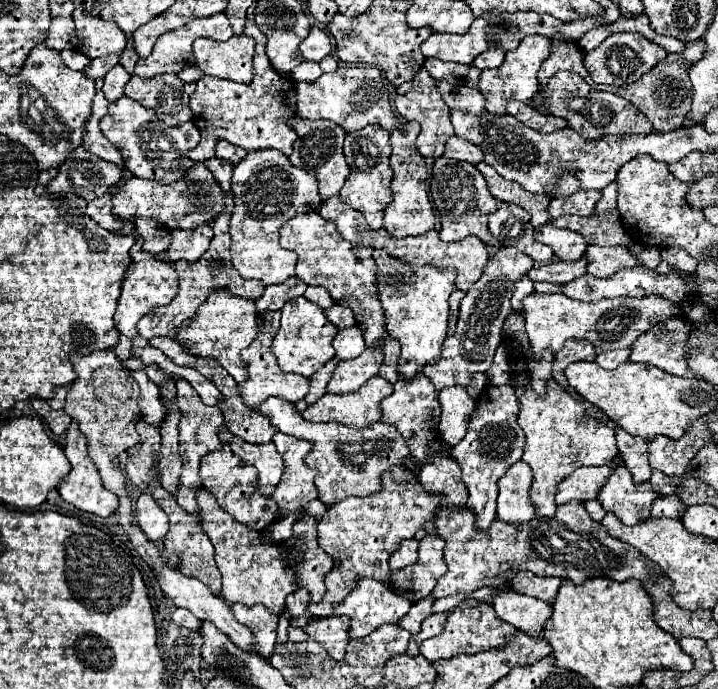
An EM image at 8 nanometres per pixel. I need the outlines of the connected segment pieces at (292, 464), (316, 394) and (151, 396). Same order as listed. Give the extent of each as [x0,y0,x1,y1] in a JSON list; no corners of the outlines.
[[270,434,318,518],[306,358,340,404],[130,370,166,426]]

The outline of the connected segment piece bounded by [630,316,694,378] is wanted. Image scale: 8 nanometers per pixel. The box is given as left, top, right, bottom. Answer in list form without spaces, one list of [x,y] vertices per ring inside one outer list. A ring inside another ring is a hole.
[[[668,318],[664,324],[658,324],[654,328],[650,328],[648,332],[644,332],[642,336],[636,338],[636,342],[632,344],[632,354],[630,354],[630,362],[642,362],[642,364],[652,364],[658,366],[674,376],[688,376],[692,378],[694,372],[688,368],[686,358],[684,358],[684,340],[688,336],[688,324],[682,322],[682,318]]]

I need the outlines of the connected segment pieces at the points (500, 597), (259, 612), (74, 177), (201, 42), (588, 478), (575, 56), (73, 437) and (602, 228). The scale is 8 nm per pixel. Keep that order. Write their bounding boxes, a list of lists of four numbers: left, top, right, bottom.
[[492,590,552,638],[230,604,278,658],[48,146,122,202],[194,36,254,84],[556,466,614,506],[538,36,588,88],[58,420,118,518],[552,182,631,246]]

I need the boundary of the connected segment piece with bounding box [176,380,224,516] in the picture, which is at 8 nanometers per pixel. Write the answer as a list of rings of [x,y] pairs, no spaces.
[[[178,380],[176,382],[176,390],[178,390],[178,406],[182,412],[178,430],[180,430],[180,456],[182,456],[182,476],[180,476],[180,486],[178,486],[178,494],[176,494],[176,502],[190,514],[198,514],[198,506],[196,506],[196,488],[202,486],[200,474],[198,474],[198,464],[200,458],[208,452],[220,450],[222,448],[222,440],[218,438],[220,426],[224,424],[222,412],[218,410],[218,406],[206,406],[202,402],[202,398],[198,398],[198,392],[186,382],[186,380]]]

